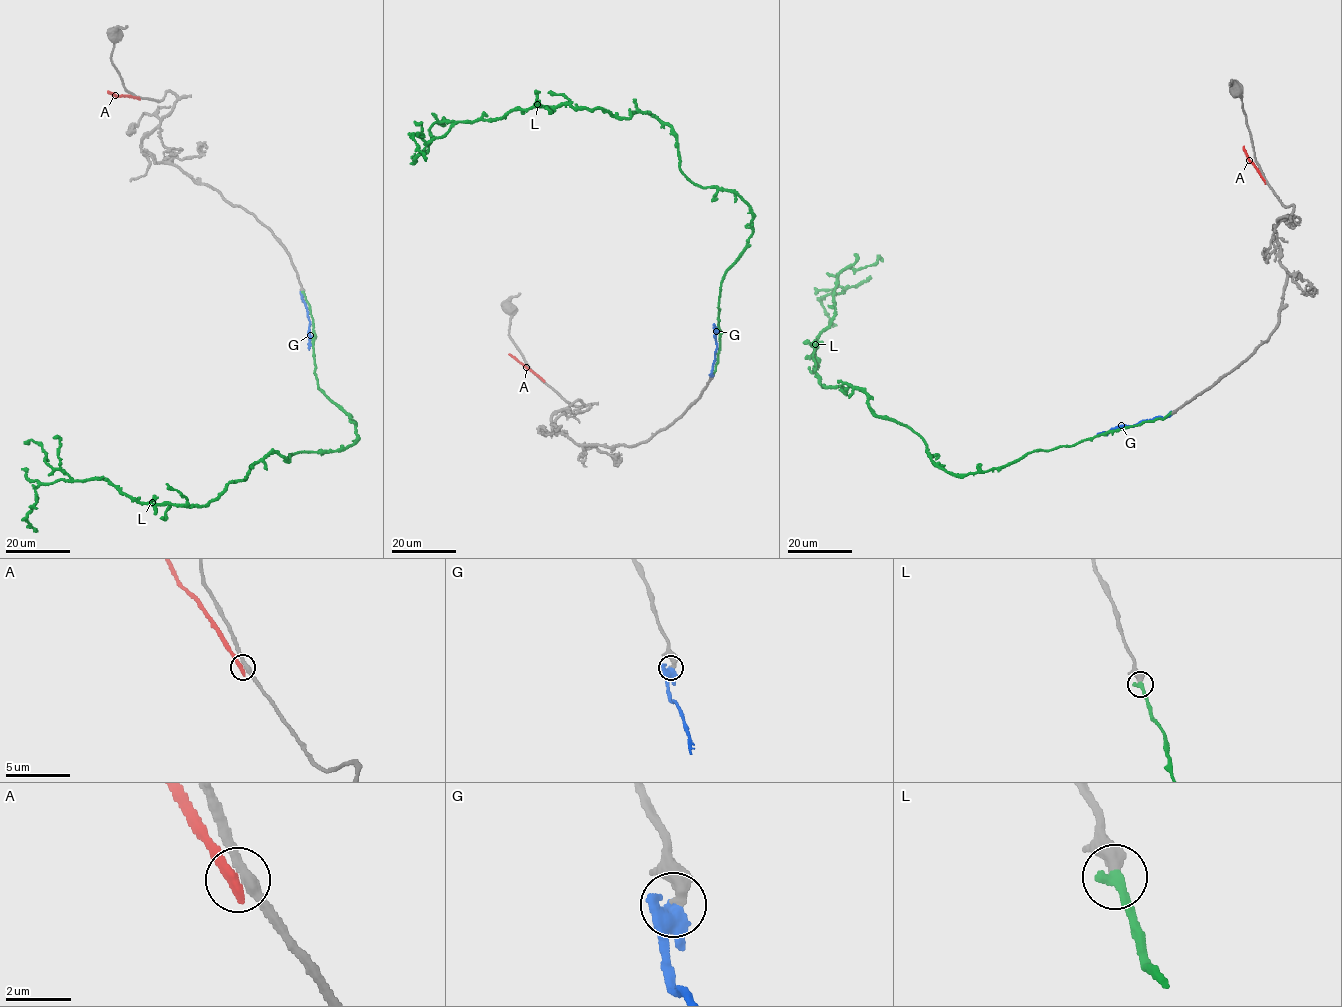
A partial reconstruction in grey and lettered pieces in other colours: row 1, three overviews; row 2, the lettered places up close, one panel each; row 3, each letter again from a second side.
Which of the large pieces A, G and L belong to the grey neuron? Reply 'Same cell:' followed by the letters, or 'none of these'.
Same cell: L

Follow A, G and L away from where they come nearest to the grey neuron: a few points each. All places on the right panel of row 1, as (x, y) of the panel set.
A: (1265, 181), (1244, 146)
G: (1171, 413), (1097, 434)
L: (1171, 413), (952, 475), (862, 390), (822, 385), (815, 348), (845, 287), (820, 298), (836, 325)

